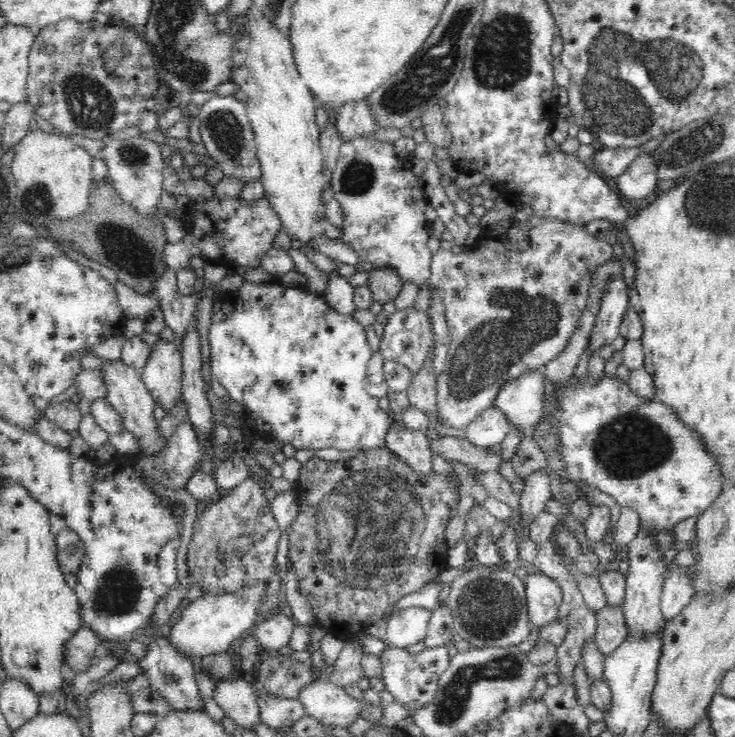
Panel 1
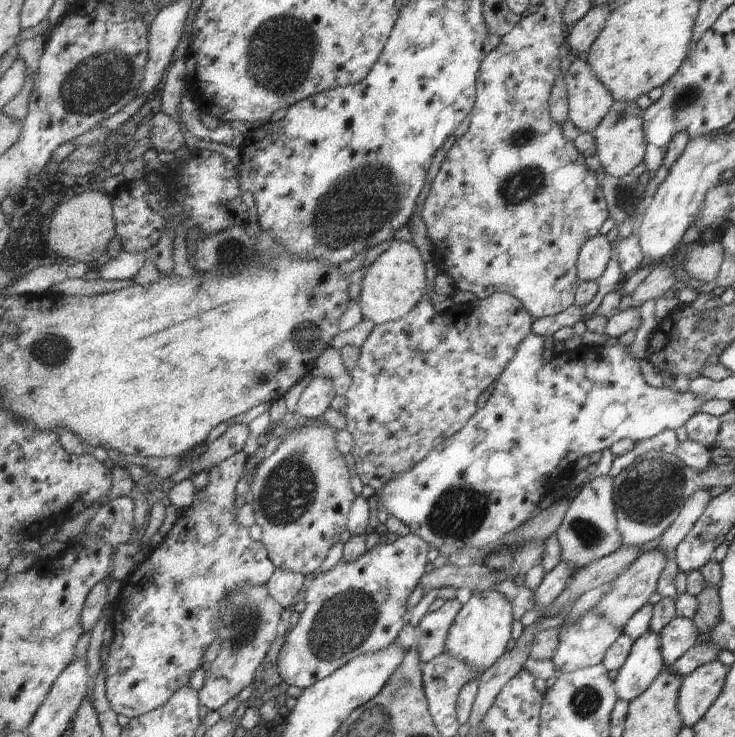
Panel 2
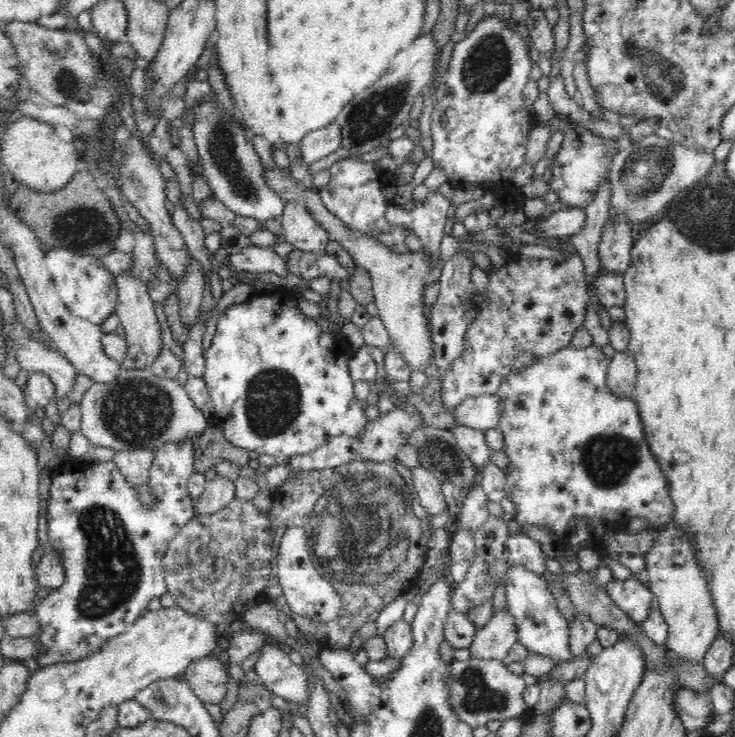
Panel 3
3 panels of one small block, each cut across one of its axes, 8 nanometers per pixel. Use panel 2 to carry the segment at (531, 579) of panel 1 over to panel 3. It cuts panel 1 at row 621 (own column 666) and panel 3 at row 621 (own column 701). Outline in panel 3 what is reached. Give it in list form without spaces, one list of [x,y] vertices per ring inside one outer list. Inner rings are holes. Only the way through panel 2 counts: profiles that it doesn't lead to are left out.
[[[502,609],[482,628],[476,629],[467,649],[470,659],[506,660],[509,650],[516,643],[512,617]]]

